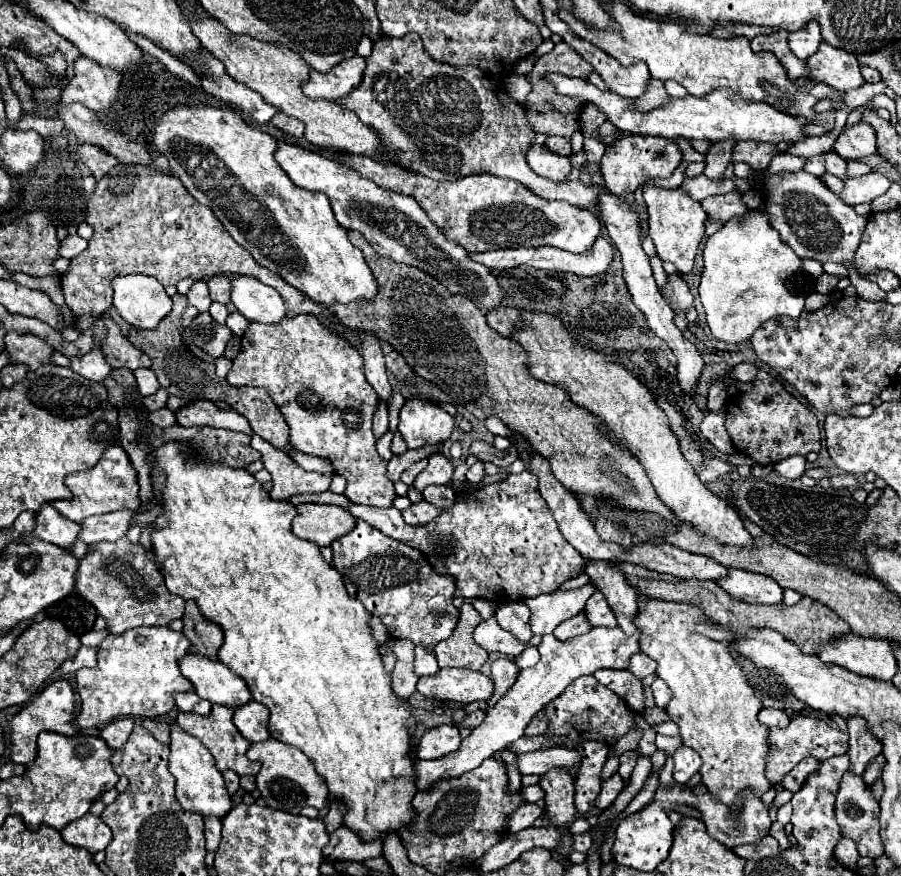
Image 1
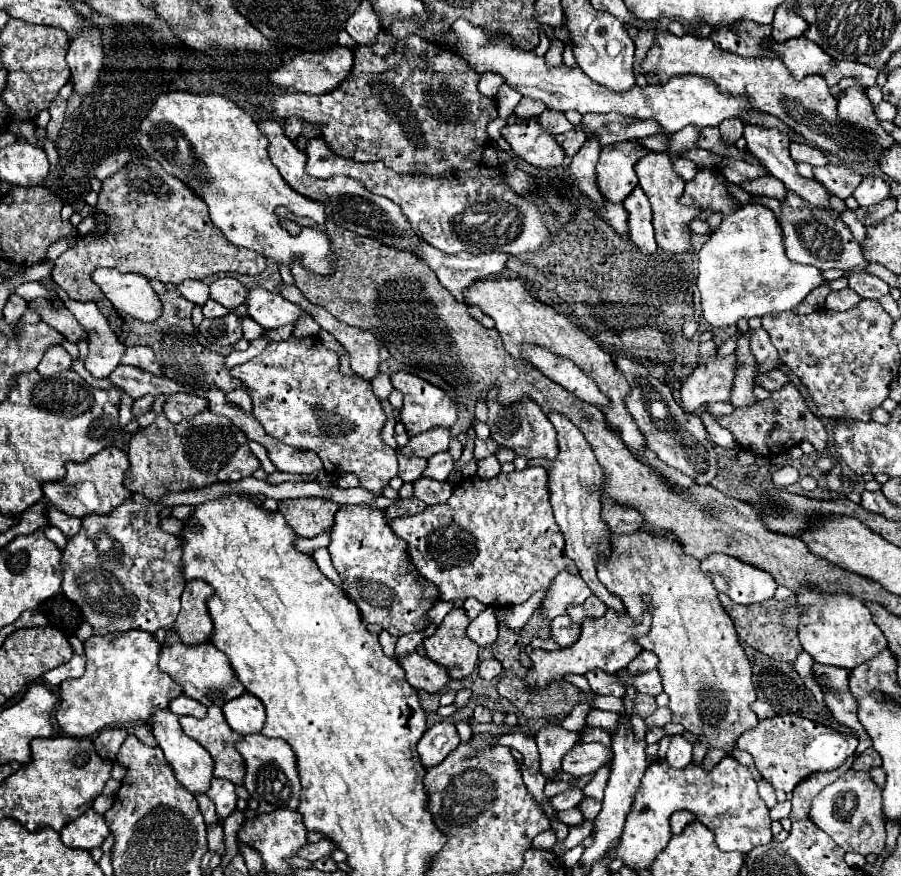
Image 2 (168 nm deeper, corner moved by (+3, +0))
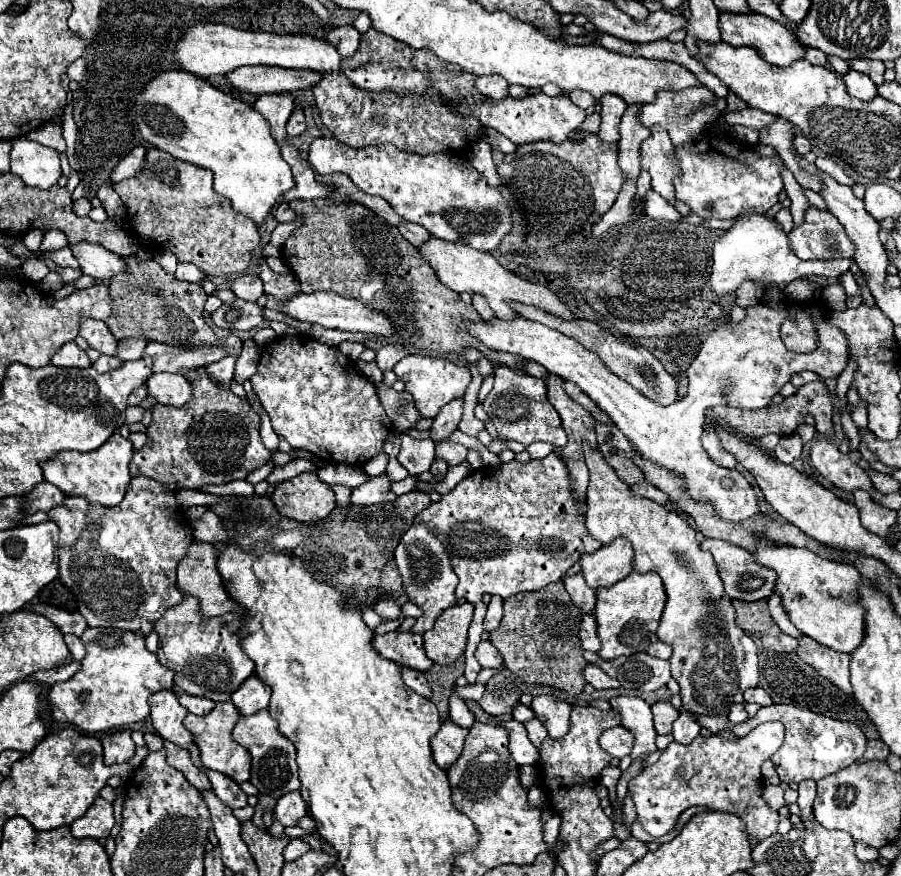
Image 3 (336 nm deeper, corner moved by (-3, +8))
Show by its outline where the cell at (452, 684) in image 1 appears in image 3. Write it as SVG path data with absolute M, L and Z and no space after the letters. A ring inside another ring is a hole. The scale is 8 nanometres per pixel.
M393 631L393 633L385 633L385 635L375 635L373 645L383 657L395 661L397 665L411 667L421 673L425 673L433 667L433 661L425 655L421 635Z

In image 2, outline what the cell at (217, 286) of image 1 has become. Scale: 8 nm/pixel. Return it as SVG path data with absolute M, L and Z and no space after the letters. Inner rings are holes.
M221 277L215 283L211 283L211 299L215 299L227 309L235 309L245 303L247 287L233 277Z

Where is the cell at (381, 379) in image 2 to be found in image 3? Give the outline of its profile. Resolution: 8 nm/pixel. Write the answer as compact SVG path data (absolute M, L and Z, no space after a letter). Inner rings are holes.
M387 345L377 351L377 365L381 371L389 371L399 359L403 359L409 351L403 345Z

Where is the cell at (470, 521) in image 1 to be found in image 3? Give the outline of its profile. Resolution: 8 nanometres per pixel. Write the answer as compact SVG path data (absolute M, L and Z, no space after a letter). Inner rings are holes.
M547 455L539 461L529 463L503 463L499 467L481 467L469 477L465 477L459 485L455 485L449 493L445 493L439 501L433 501L427 509L423 509L415 523L425 523L437 539L445 545L449 553L451 567L459 577L457 599L465 597L477 609L481 609L481 595L491 593L503 599L521 593L521 591L539 591L541 587L559 581L563 573L573 567L583 553L595 553L601 543L597 543L585 529L581 517L585 515L585 501L573 499L569 491L567 467L555 455Z

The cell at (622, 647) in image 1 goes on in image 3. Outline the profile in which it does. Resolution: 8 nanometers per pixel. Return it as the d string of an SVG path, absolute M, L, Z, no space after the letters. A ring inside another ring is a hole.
M631 573L613 587L597 589L597 607L595 607L595 621L597 621L597 635L601 639L601 649L597 655L605 661L613 661L621 655L633 655L647 651L651 641L657 641L657 627L665 607L665 591L663 581L657 573Z

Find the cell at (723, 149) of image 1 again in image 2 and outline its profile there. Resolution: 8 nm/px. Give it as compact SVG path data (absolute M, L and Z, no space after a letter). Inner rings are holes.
M731 117L731 119L725 119L721 125L721 139L727 141L727 143L735 143L741 135L743 135L743 121L737 119L737 117Z

